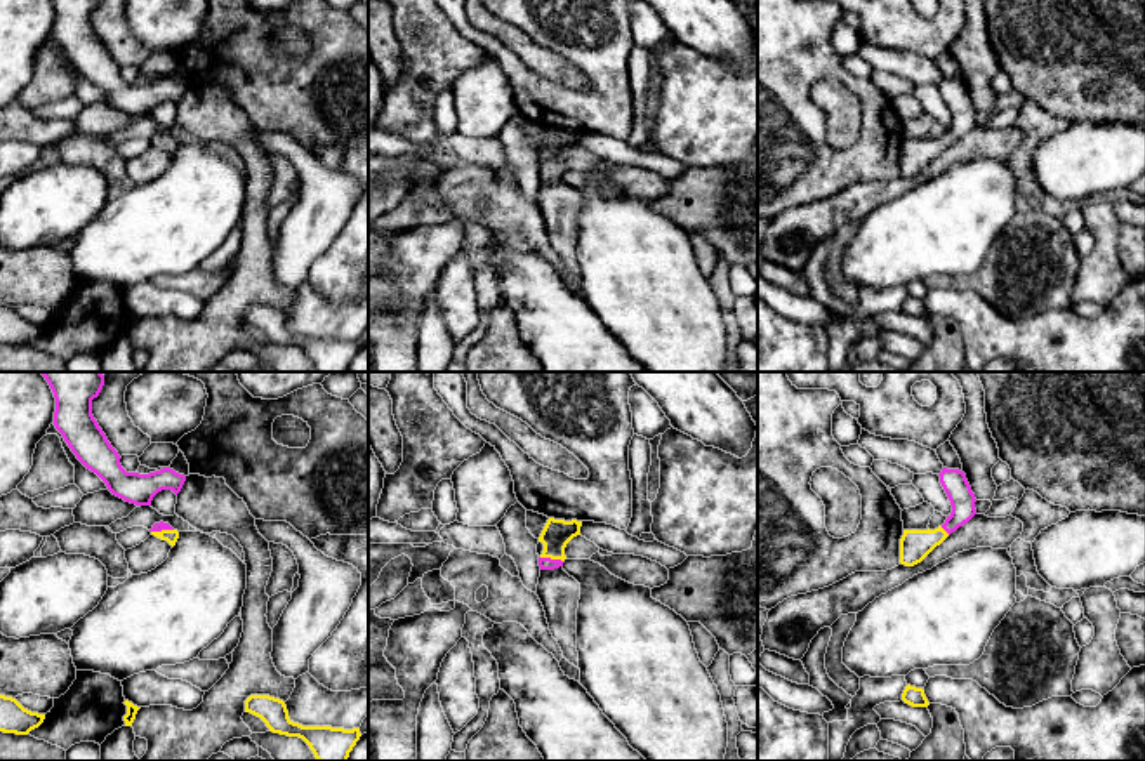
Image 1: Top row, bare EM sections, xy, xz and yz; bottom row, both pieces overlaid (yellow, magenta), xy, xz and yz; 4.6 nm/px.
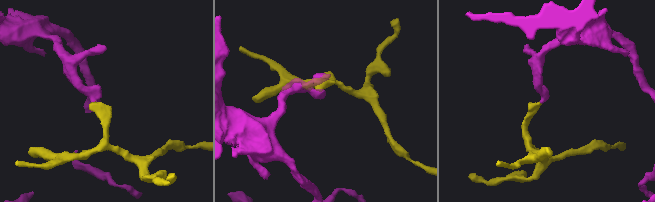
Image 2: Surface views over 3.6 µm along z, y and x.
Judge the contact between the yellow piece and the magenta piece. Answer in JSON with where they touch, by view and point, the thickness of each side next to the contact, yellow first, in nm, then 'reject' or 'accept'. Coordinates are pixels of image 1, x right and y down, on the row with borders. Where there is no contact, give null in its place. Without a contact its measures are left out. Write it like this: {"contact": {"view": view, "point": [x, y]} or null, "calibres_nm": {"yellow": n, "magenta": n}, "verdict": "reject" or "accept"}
{"contact": {"view": "xz", "point": [553, 558]}, "calibres_nm": {"yellow": 140, "magenta": 60}, "verdict": "accept"}

